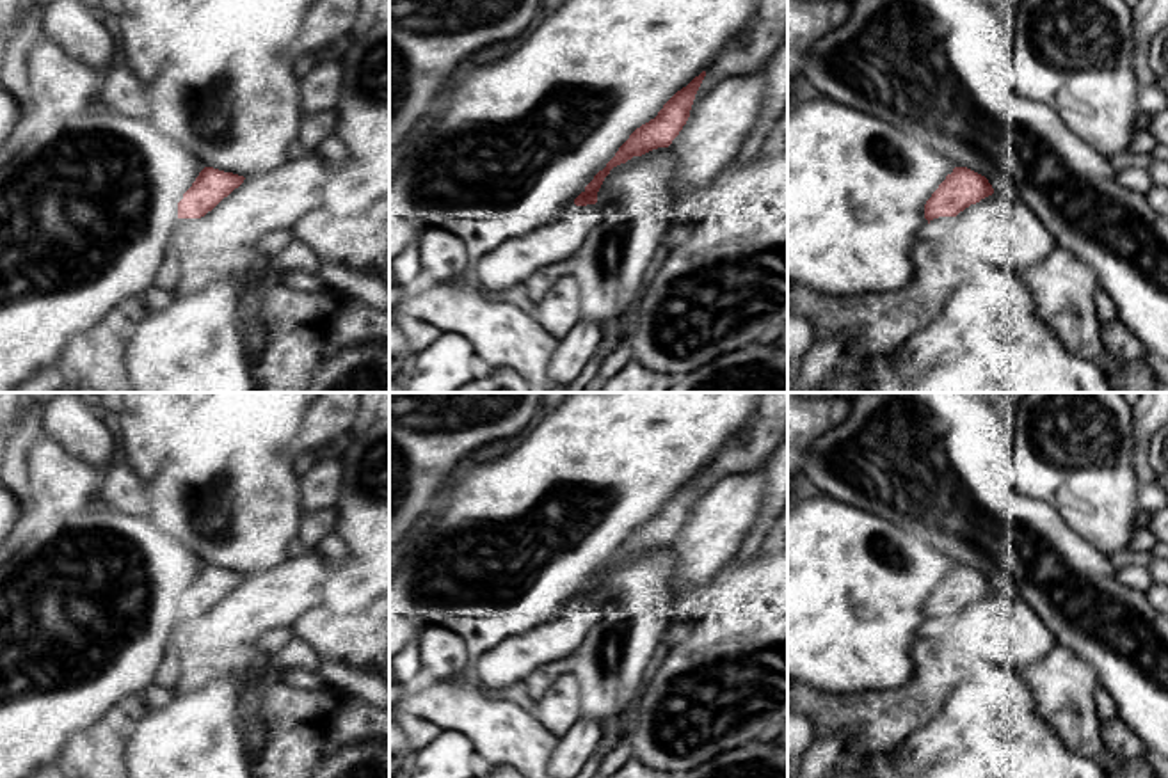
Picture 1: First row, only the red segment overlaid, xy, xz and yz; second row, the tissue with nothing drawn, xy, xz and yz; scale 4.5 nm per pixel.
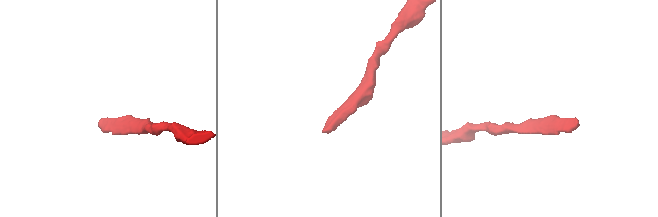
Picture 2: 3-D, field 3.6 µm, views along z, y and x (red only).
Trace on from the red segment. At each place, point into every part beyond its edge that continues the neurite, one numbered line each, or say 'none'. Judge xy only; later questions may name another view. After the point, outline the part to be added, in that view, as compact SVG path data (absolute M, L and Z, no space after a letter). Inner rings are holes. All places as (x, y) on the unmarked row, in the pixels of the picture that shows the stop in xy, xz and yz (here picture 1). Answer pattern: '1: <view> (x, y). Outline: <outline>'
none

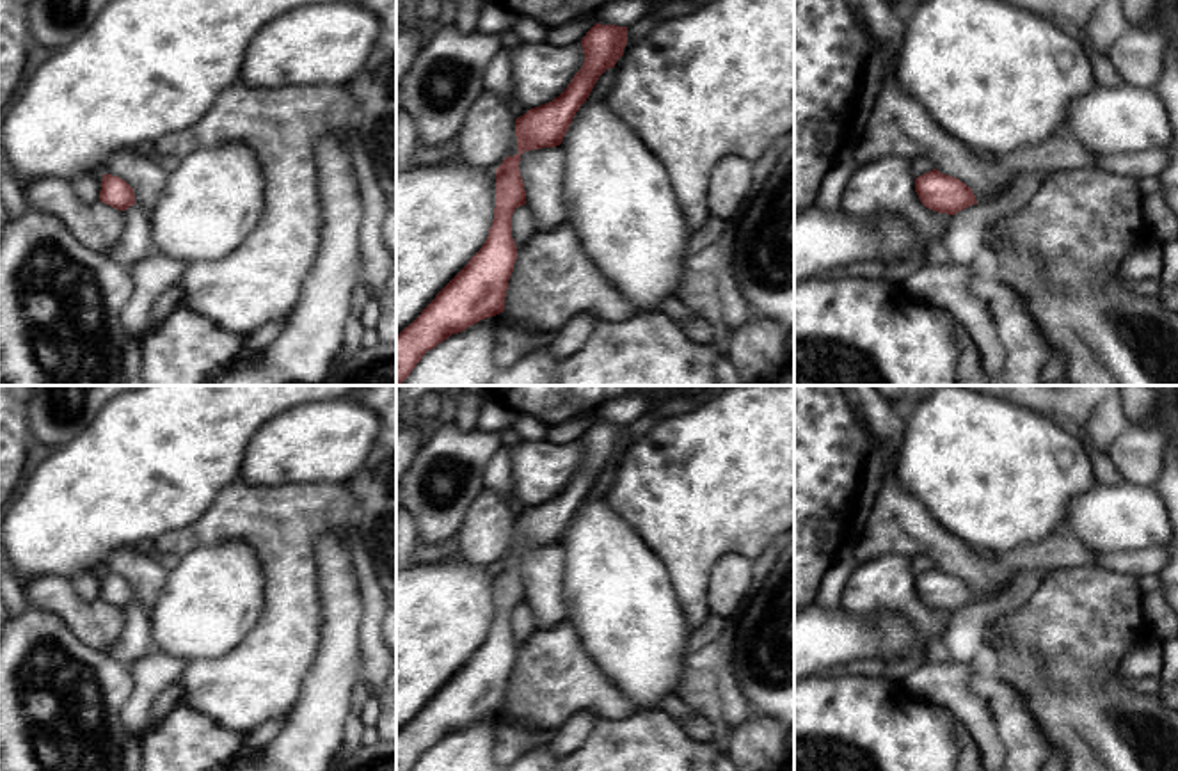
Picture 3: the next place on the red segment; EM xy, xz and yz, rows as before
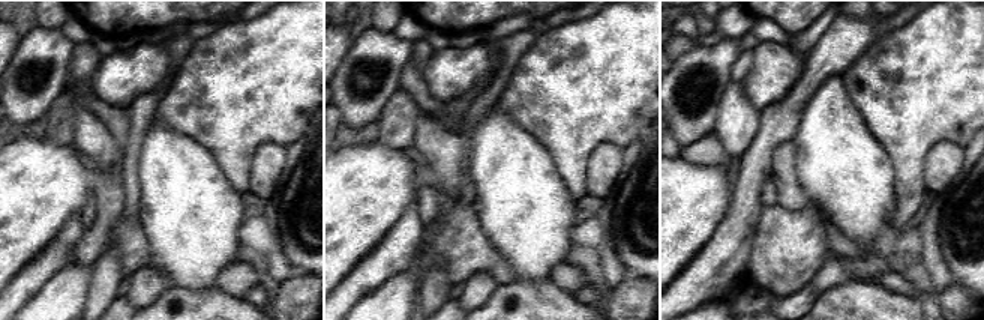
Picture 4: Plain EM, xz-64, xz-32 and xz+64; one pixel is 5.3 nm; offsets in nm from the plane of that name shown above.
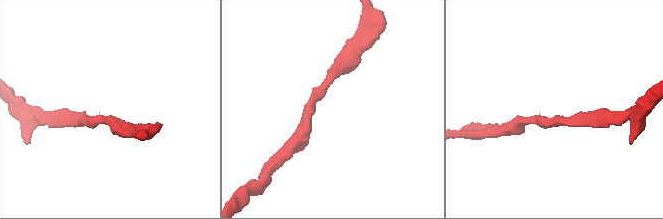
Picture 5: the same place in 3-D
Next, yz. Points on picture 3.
none

